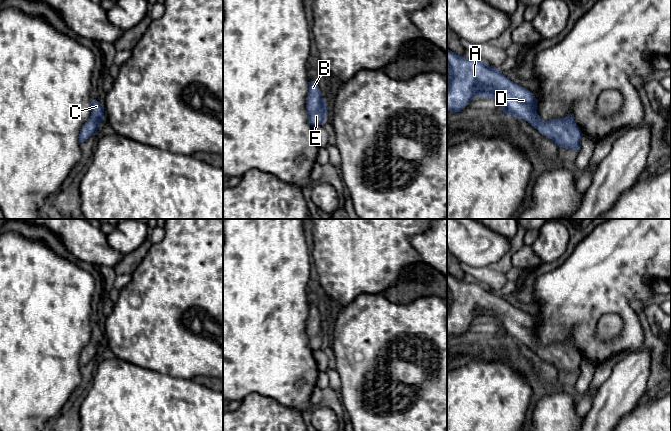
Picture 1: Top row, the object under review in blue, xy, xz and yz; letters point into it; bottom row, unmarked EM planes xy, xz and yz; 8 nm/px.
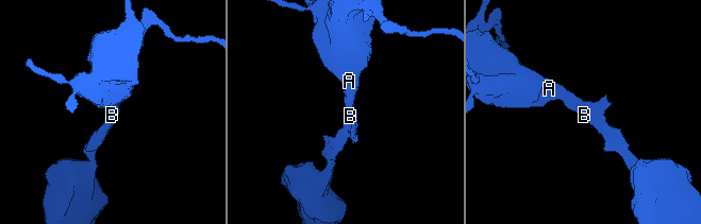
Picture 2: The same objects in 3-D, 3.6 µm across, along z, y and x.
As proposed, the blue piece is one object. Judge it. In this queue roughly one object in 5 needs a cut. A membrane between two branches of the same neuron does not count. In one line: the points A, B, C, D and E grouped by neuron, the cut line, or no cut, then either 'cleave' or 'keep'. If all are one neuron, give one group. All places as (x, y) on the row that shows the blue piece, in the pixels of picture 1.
groups A B C D E; cut none; keep

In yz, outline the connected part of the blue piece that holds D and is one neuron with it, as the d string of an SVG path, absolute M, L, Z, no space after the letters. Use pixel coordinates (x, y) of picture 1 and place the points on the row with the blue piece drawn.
M447 48L447 111L460 112L475 97L499 101L502 104L501 110L505 114L527 121L557 146L578 152L581 150L583 134L571 114L563 119L542 120L536 111L538 100L532 92L511 81L502 74L501 70L493 68L477 58L468 59L457 55Z

